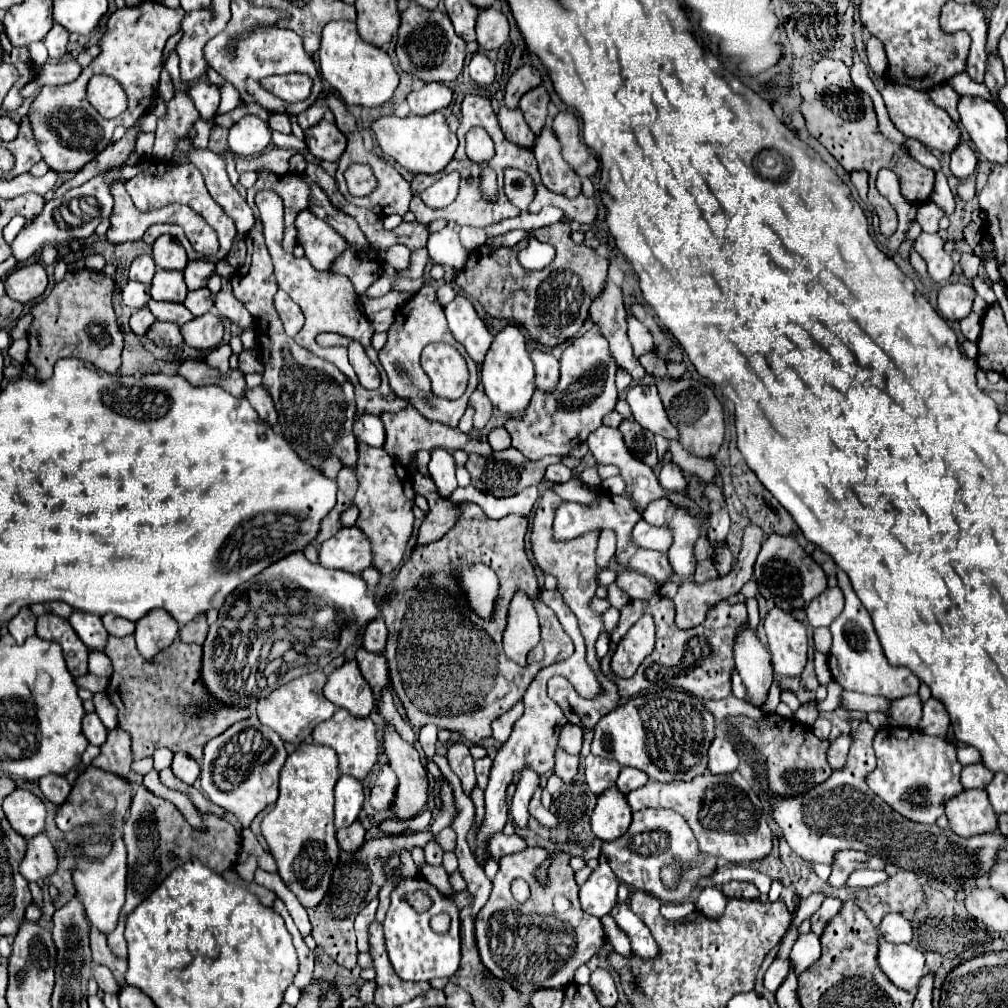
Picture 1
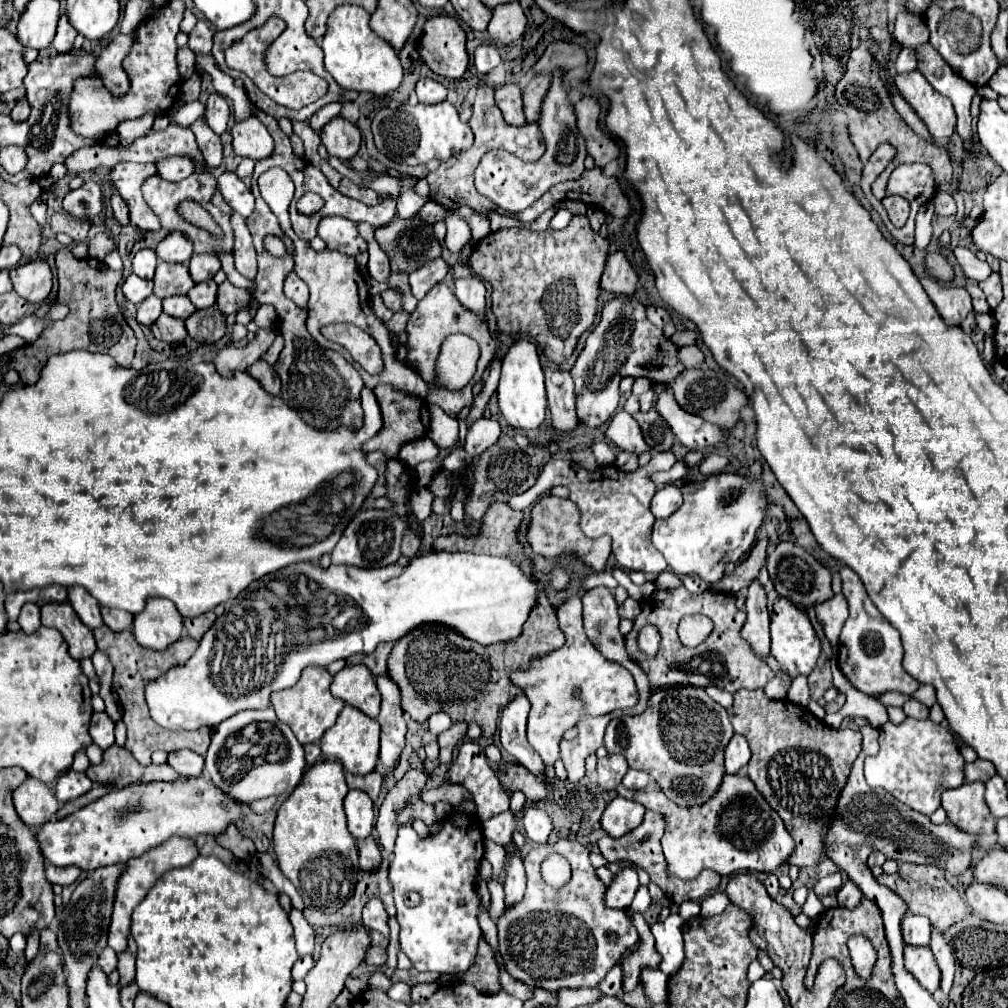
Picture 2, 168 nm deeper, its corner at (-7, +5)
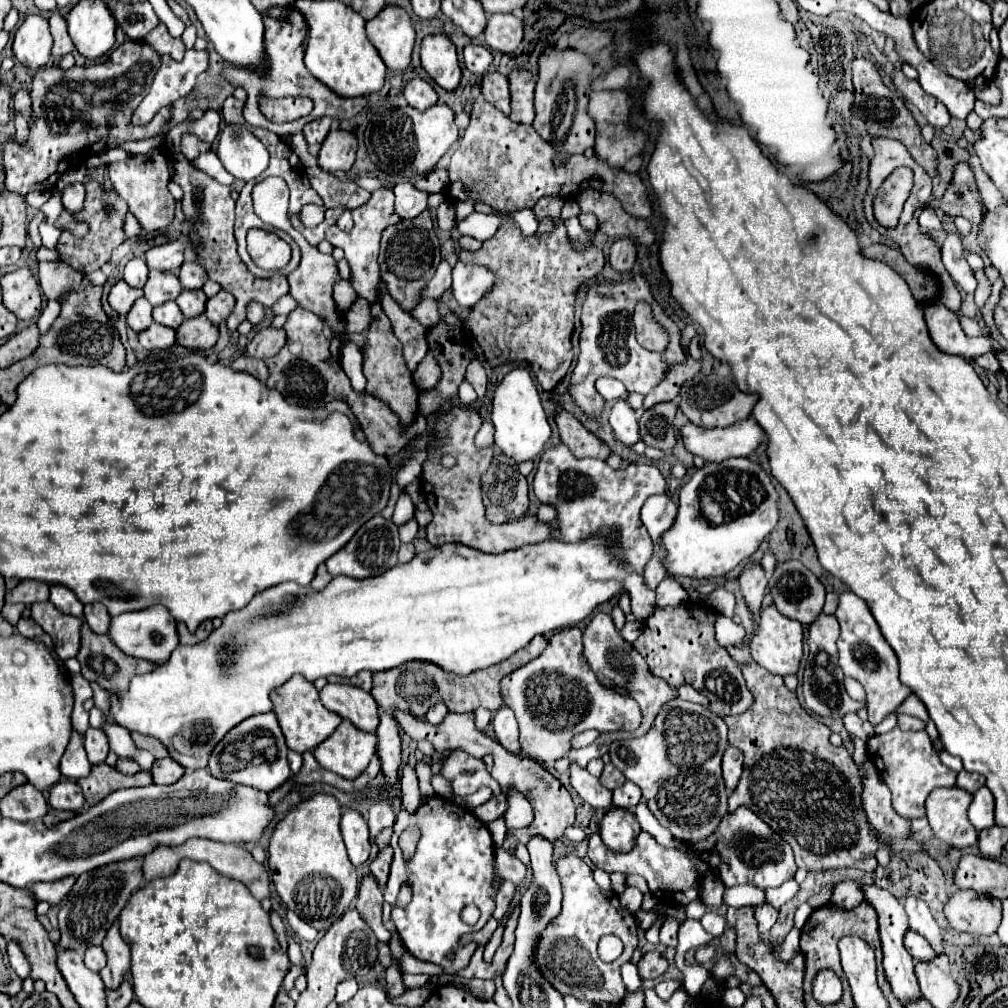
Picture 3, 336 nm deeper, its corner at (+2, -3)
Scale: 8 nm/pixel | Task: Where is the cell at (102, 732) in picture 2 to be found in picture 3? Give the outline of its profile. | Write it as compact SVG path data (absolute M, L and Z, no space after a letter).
M87 729L85 731L85 749L89 755L91 765L103 763L107 753L109 753L109 743L107 743L107 735L101 729Z

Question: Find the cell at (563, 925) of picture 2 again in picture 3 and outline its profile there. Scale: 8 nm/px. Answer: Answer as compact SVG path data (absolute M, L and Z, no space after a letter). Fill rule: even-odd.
M571 853L561 857L557 861L557 873L563 885L563 909L543 931L535 961L559 993L583 1001L607 1001L609 1005L617 1005L627 993L627 987L621 981L621 965L631 961L633 951L637 949L635 915L619 905L617 893L603 891L593 881L593 871L583 859ZM607 933L615 933L625 943L623 953L611 963L601 961L597 955L597 943Z

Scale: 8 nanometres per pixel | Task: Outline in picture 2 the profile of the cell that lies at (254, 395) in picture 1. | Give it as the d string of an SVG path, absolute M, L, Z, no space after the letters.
M256 361L254 365L248 367L248 373L264 387L266 393L270 393L272 397L280 397L280 379L278 379L276 371L268 363Z

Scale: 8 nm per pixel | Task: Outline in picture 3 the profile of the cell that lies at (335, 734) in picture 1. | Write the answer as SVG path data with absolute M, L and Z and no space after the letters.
M341 721L341 725L319 743L313 751L319 765L327 771L333 771L345 779L359 777L375 755L377 737L373 733L359 731L349 721Z

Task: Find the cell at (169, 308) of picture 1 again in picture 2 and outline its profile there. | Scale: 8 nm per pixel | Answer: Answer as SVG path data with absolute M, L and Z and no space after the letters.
M168 297L162 301L162 305L164 305L164 313L178 319L186 319L196 311L196 307L188 297Z

